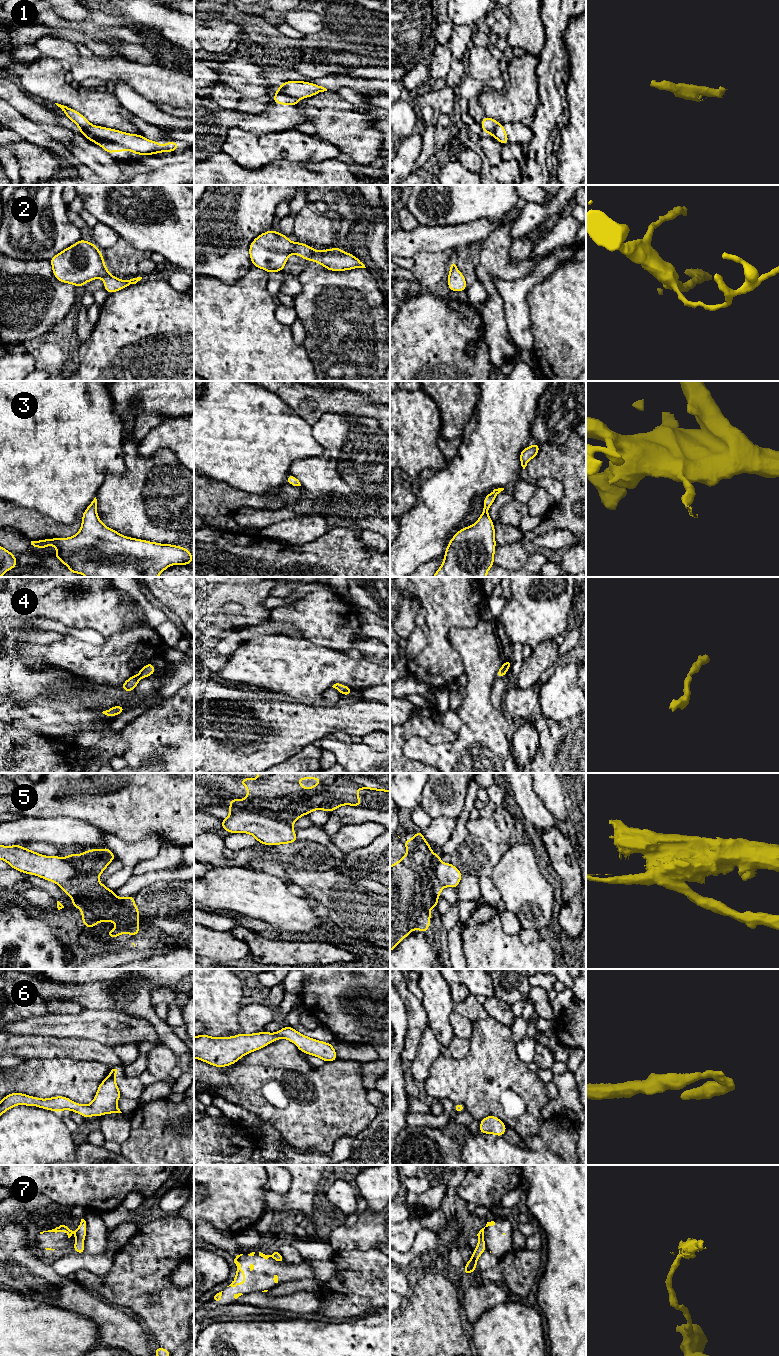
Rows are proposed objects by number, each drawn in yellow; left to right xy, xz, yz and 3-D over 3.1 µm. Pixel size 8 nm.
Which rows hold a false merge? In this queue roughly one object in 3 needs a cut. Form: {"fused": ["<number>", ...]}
{"fused": ["1", "7"]}

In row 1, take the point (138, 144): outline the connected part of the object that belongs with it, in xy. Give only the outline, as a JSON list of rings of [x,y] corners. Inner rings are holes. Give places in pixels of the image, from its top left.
[[[55,103],[64,114],[80,129],[86,130],[97,138],[108,140],[124,146],[127,150],[137,155],[155,155],[156,153],[174,152],[180,144],[171,140],[166,145],[158,141],[151,141],[142,134],[130,134],[116,129],[92,125],[81,113],[67,106]]]

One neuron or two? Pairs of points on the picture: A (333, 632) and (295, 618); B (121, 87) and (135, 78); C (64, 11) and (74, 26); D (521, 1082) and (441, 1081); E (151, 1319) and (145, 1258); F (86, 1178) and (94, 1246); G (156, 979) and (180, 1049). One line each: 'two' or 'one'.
A: one
B: two
C: two
D: one
E: one
F: two
G: one

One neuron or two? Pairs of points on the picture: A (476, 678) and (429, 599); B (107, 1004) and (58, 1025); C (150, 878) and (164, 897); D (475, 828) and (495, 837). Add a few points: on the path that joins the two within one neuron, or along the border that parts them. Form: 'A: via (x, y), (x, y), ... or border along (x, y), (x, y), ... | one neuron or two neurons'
A: border along (471, 627), (450, 628), (449, 643), (457, 653) | two neurons
B: border along (83, 1007), (114, 1009), (118, 1011) | two neurons
C: border along (176, 880), (155, 881), (151, 885) | two neurons
D: via (480, 828), (486, 828), (490, 832) | one neuron

